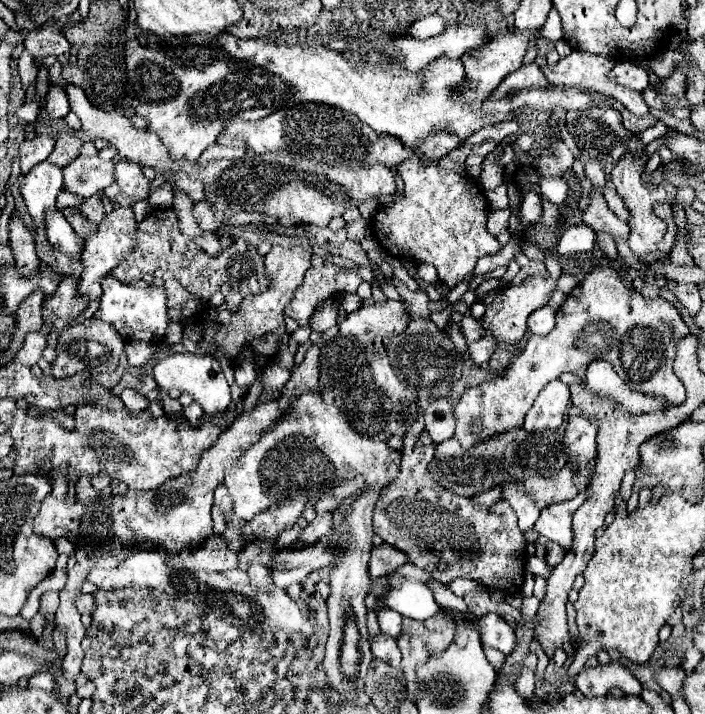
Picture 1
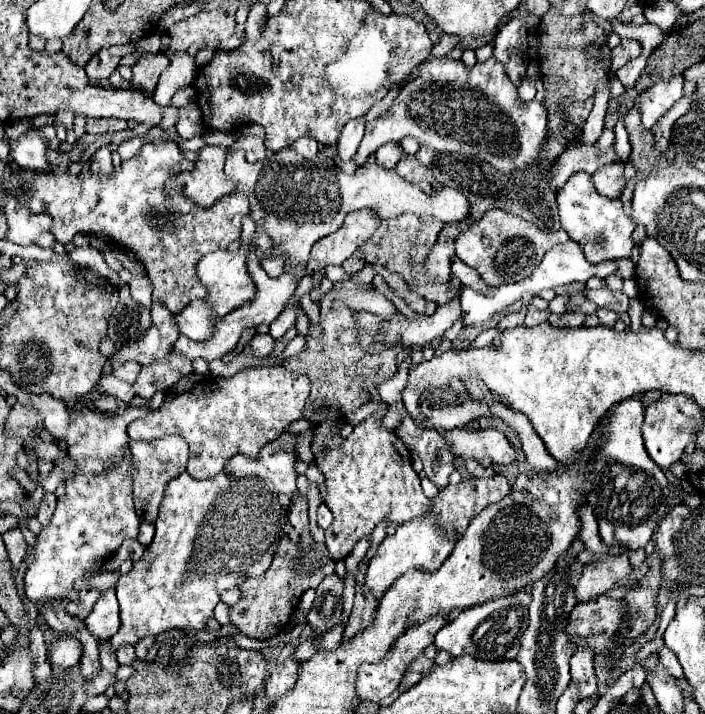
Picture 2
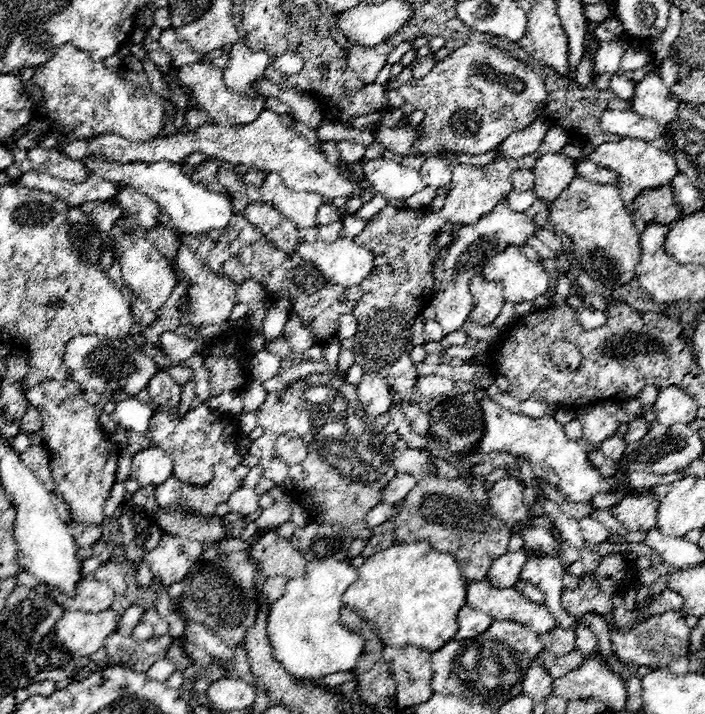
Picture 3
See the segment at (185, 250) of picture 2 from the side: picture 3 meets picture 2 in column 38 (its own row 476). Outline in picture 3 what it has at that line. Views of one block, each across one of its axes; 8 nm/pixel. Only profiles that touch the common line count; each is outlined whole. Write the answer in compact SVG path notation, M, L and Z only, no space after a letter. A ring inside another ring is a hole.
M200 404L198 408L192 408L182 418L173 418L168 413L154 414L146 436L174 460L174 478L192 486L208 484L212 478L214 464L240 462L240 456L236 452L236 444L242 438L238 420L230 414L220 414L208 408L208 404Z

